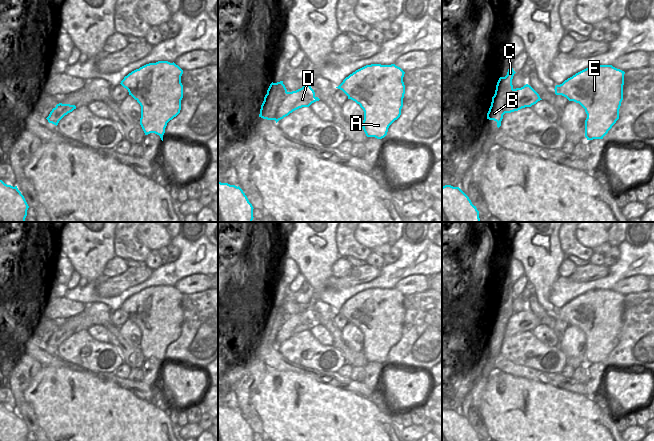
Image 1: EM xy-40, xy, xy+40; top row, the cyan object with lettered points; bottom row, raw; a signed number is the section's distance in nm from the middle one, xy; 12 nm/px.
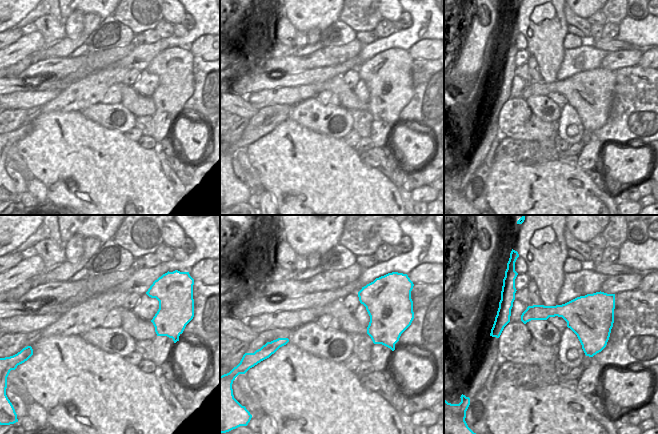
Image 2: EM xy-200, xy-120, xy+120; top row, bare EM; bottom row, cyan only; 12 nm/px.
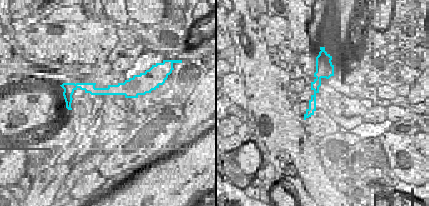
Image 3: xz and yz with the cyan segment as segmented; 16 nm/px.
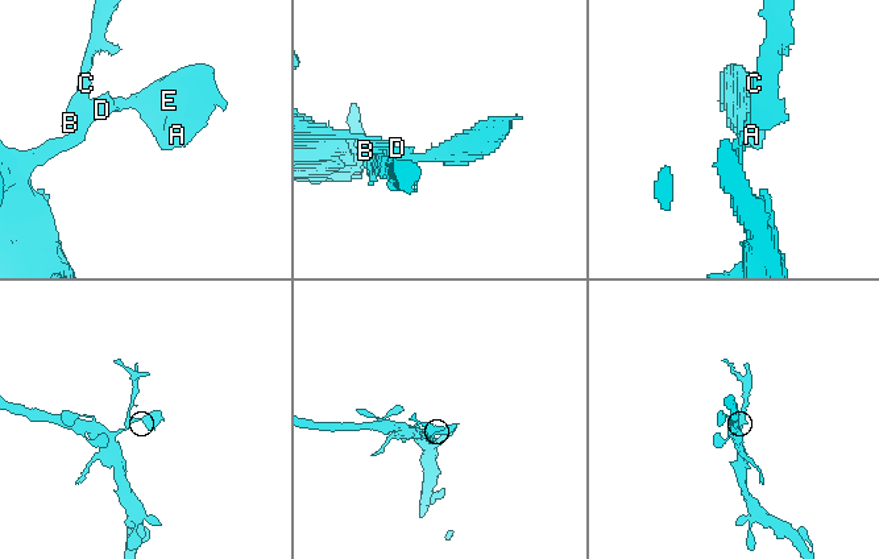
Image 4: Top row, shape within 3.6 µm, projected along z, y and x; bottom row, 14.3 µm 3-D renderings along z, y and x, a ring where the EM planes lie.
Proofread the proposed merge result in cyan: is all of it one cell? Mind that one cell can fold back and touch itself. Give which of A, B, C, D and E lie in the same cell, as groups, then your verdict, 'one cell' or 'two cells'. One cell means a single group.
A D E / B C; two cells

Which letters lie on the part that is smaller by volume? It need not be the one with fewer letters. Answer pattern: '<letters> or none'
B, C

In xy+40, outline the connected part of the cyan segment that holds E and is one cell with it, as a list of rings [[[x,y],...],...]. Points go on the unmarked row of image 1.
[[[593,289],[555,310],[556,319],[579,327],[585,333],[587,364],[603,363],[619,343],[624,298],[612,289]]]

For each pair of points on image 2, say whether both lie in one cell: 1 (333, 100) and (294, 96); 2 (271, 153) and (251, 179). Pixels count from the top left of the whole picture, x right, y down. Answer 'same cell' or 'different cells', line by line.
1: different cells
2: different cells

